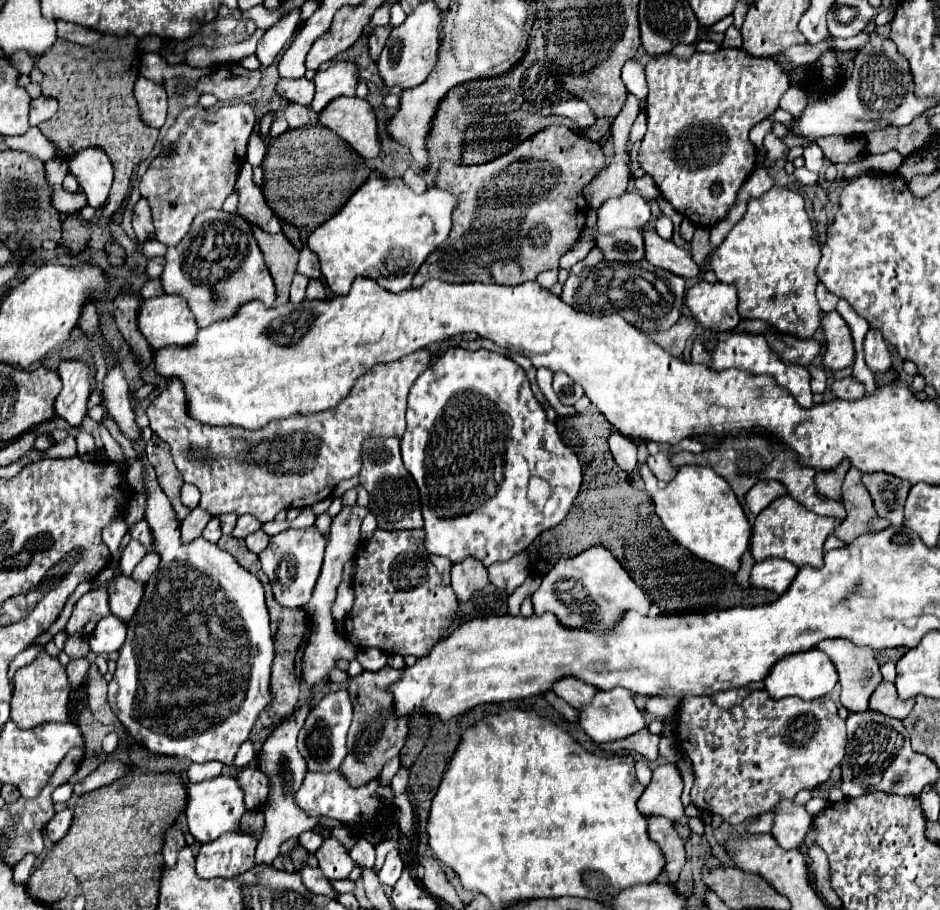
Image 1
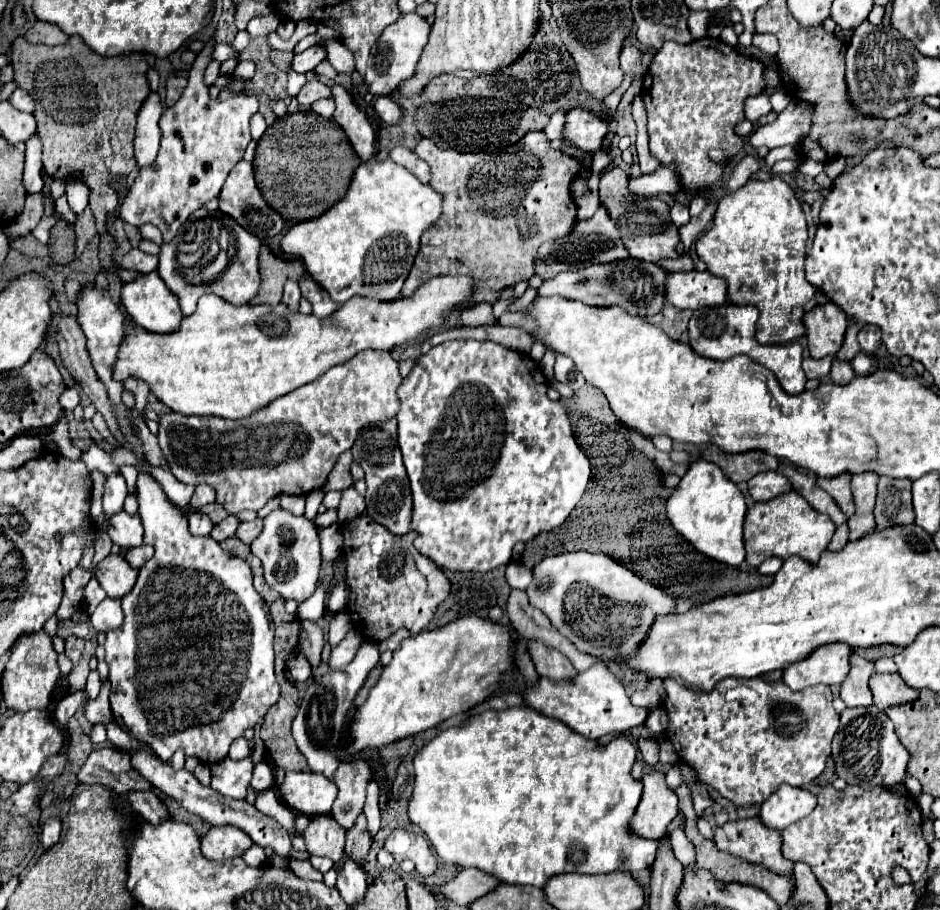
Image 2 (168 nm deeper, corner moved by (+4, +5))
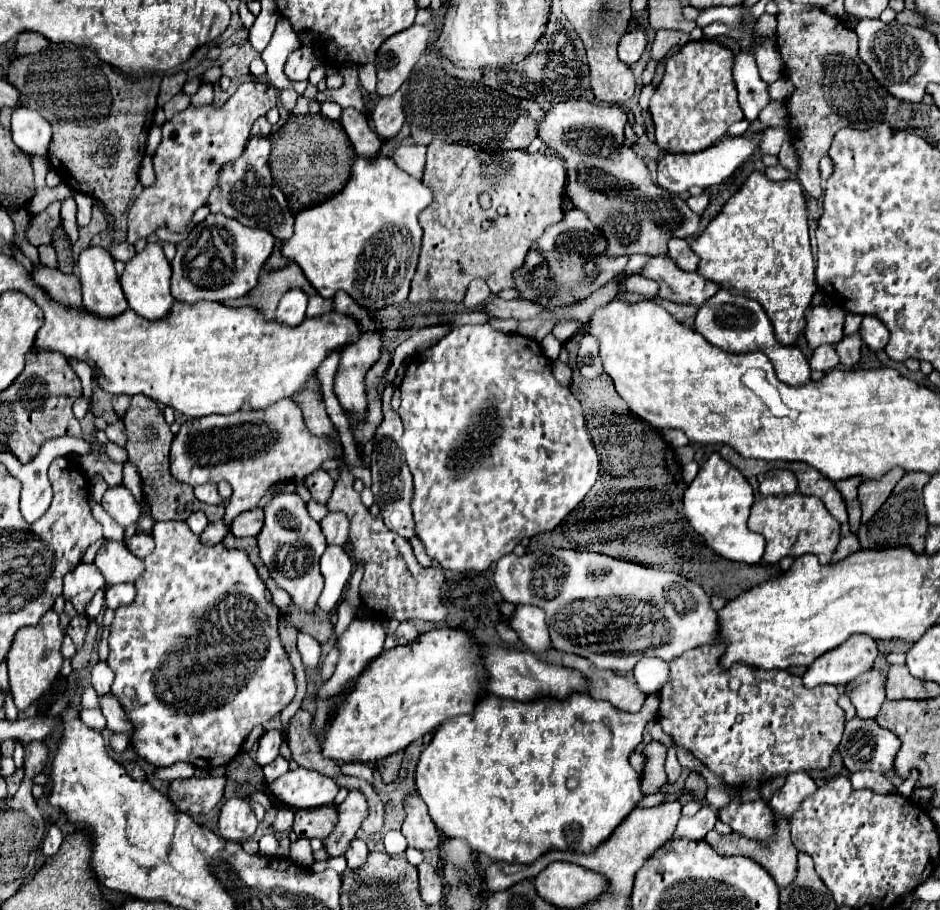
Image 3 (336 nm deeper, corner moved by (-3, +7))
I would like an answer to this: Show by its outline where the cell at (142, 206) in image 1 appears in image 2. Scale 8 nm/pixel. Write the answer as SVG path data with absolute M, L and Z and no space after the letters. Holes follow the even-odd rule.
M145 224L145 226L141 226L139 230L141 230L143 238L147 238L147 240L155 242L157 246L161 246L161 244L163 244L163 238L161 238L161 232L159 232L159 230L155 228L155 226L151 226L151 224Z

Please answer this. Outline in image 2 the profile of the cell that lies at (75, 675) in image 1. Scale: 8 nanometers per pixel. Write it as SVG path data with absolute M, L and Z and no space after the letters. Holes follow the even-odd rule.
M69 636L67 640L65 640L65 654L67 654L67 658L73 662L73 664L77 664L79 662L79 658L81 658L81 652L83 652L83 638L77 638L77 636Z

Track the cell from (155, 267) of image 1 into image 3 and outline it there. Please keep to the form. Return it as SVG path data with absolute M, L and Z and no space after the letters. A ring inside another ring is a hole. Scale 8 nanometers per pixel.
M120 242L120 244L114 244L114 246L110 248L110 254L114 256L114 260L130 262L130 260L136 256L136 250L134 250L134 246L128 246L128 244Z

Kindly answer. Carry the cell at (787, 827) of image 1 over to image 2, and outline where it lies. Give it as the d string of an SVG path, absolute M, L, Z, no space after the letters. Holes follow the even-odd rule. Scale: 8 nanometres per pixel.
M783 784L781 788L777 788L777 792L773 792L773 796L769 796L769 800L761 804L759 818L763 820L765 826L781 832L789 824L811 814L815 806L817 806L815 794Z

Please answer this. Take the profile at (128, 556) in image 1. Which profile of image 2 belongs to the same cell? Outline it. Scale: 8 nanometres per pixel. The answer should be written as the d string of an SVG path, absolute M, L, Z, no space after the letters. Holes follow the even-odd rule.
M125 510L109 518L109 538L121 548L135 548L143 544L143 526L139 514L127 514Z

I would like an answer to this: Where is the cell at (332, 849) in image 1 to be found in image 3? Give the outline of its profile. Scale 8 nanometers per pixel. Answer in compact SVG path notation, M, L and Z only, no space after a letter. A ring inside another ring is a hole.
M322 806L316 810L298 810L296 812L296 820L292 830L300 836L300 838L318 838L320 842L328 840L332 830L336 828L336 806Z

